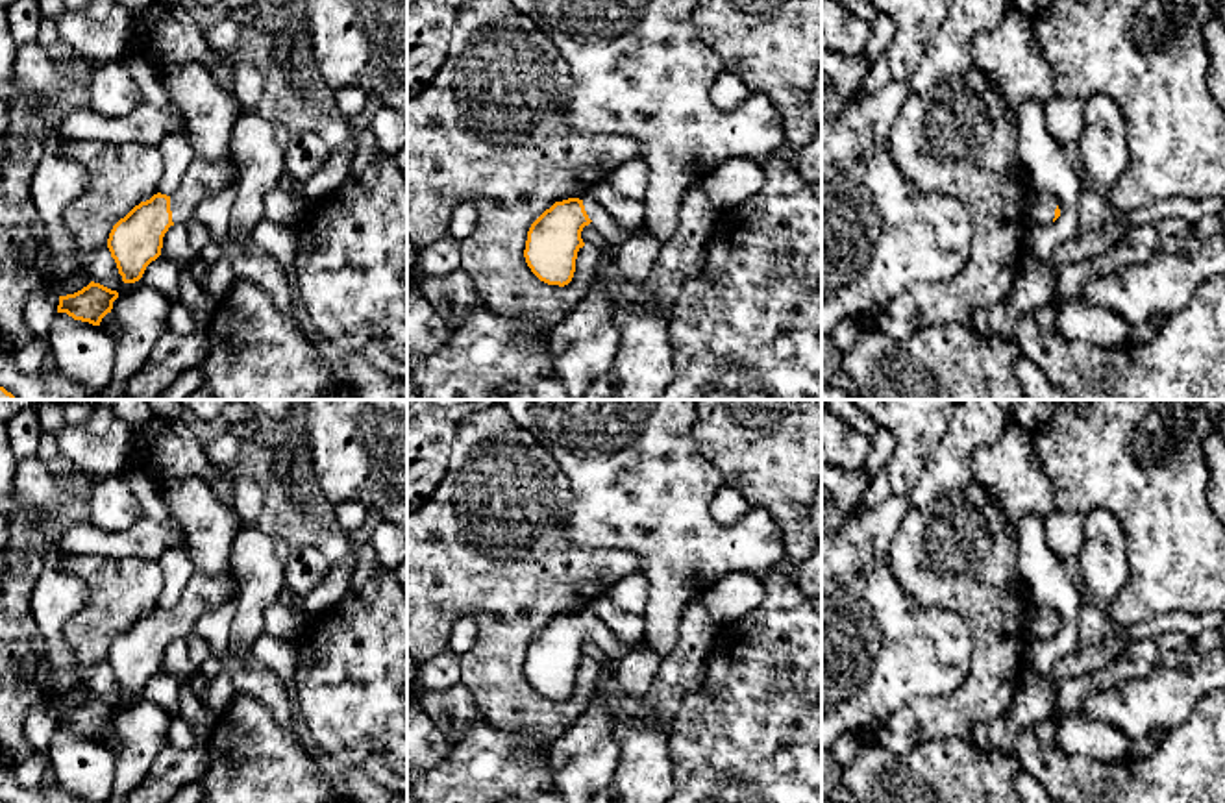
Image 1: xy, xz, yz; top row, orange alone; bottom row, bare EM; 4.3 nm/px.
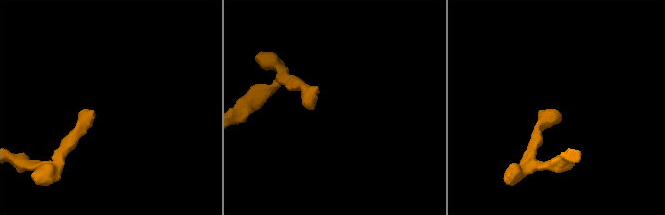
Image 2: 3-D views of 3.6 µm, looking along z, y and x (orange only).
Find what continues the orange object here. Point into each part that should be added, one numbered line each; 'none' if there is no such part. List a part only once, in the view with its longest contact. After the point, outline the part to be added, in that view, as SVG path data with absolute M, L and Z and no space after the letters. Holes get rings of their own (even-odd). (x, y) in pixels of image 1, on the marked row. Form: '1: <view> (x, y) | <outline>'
1: xy (204, 176) | M233 155L218 161L194 157L181 185L170 194L172 222L187 226L192 220L194 207L205 194L237 185L237 181L239 161Z

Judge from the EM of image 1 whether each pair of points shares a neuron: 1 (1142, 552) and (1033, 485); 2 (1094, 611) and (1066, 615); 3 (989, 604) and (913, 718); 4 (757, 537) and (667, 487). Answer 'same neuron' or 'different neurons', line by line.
1: different neurons
2: different neurons
3: same neuron
4: same neuron

